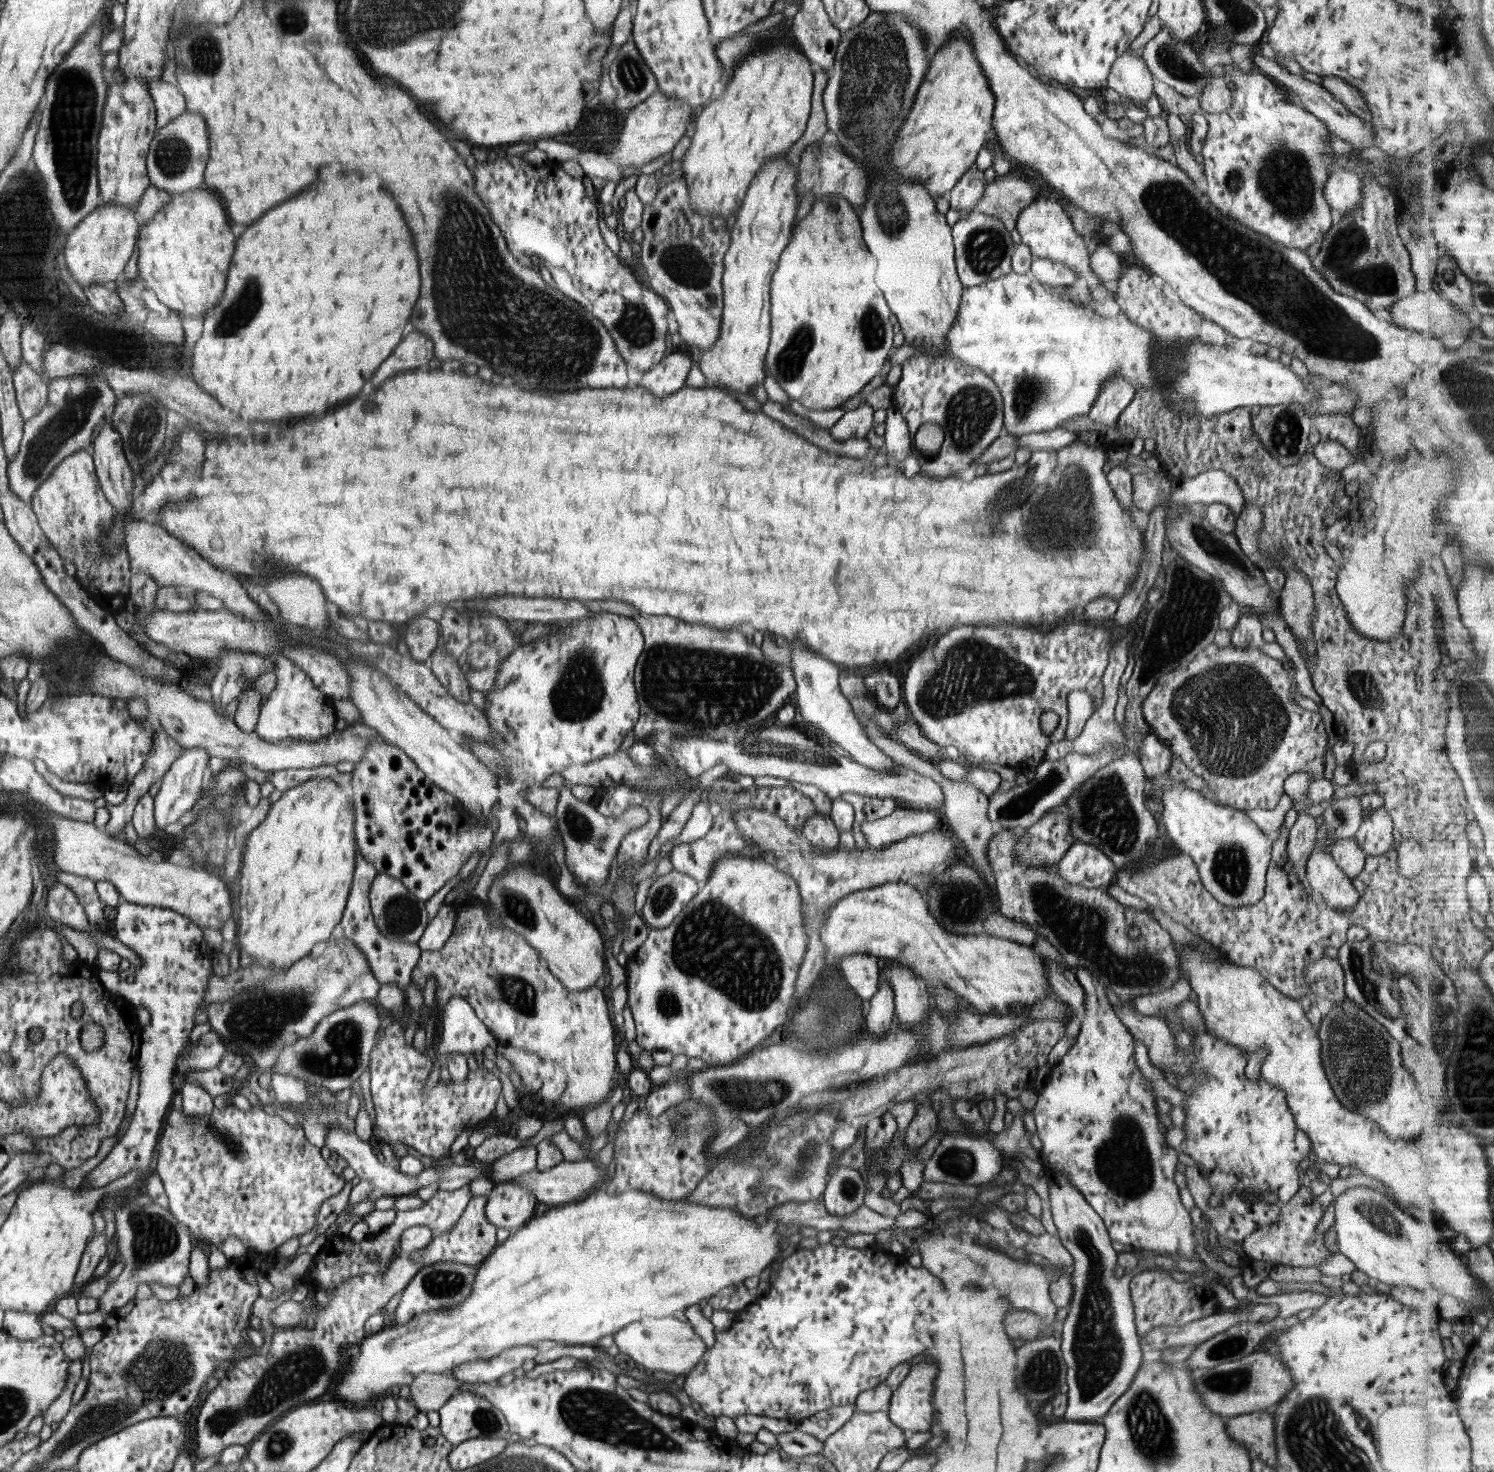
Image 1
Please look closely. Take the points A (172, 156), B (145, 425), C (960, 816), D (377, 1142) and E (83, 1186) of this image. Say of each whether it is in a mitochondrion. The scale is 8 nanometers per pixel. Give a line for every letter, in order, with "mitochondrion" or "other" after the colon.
A: mitochondrion
B: mitochondrion
C: other
D: other
E: other

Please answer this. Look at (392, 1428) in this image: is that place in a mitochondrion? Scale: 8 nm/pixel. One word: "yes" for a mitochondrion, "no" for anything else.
no

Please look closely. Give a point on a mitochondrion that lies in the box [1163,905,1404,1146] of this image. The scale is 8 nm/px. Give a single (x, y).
(1359, 1056)

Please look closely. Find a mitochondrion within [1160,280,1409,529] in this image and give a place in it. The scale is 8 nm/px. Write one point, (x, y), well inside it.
(1285, 432)

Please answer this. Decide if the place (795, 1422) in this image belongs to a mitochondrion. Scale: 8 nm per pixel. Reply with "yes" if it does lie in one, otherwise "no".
no

